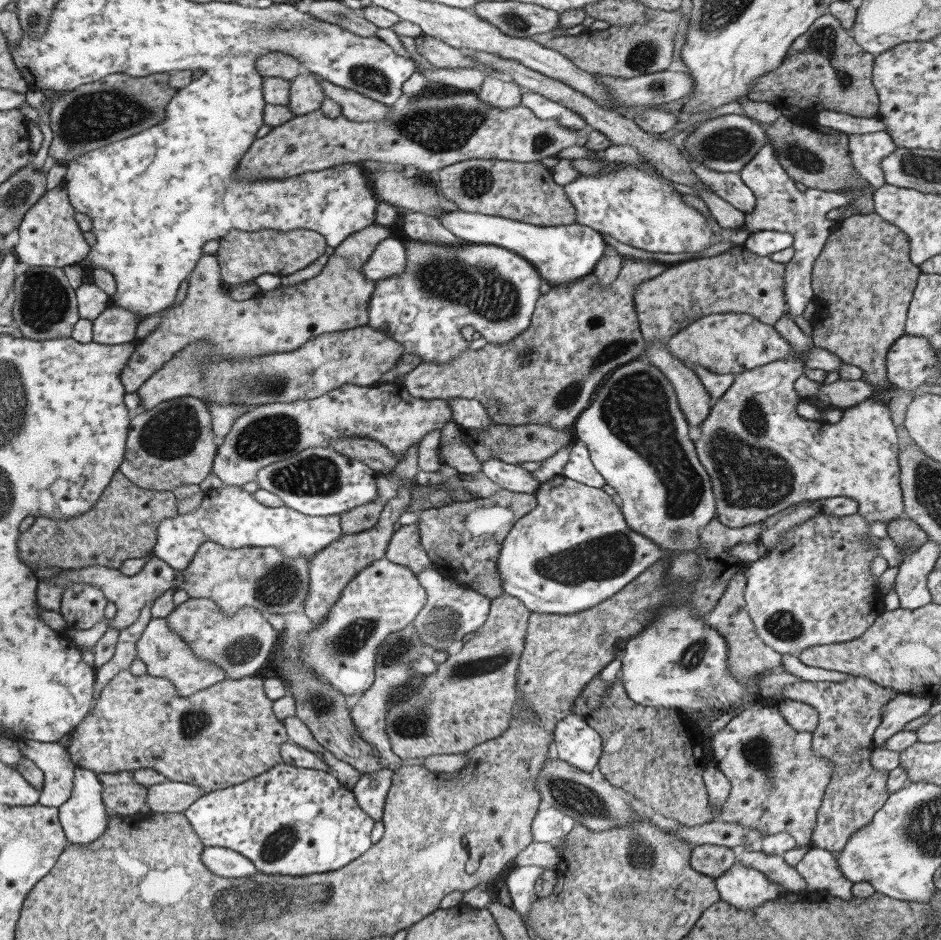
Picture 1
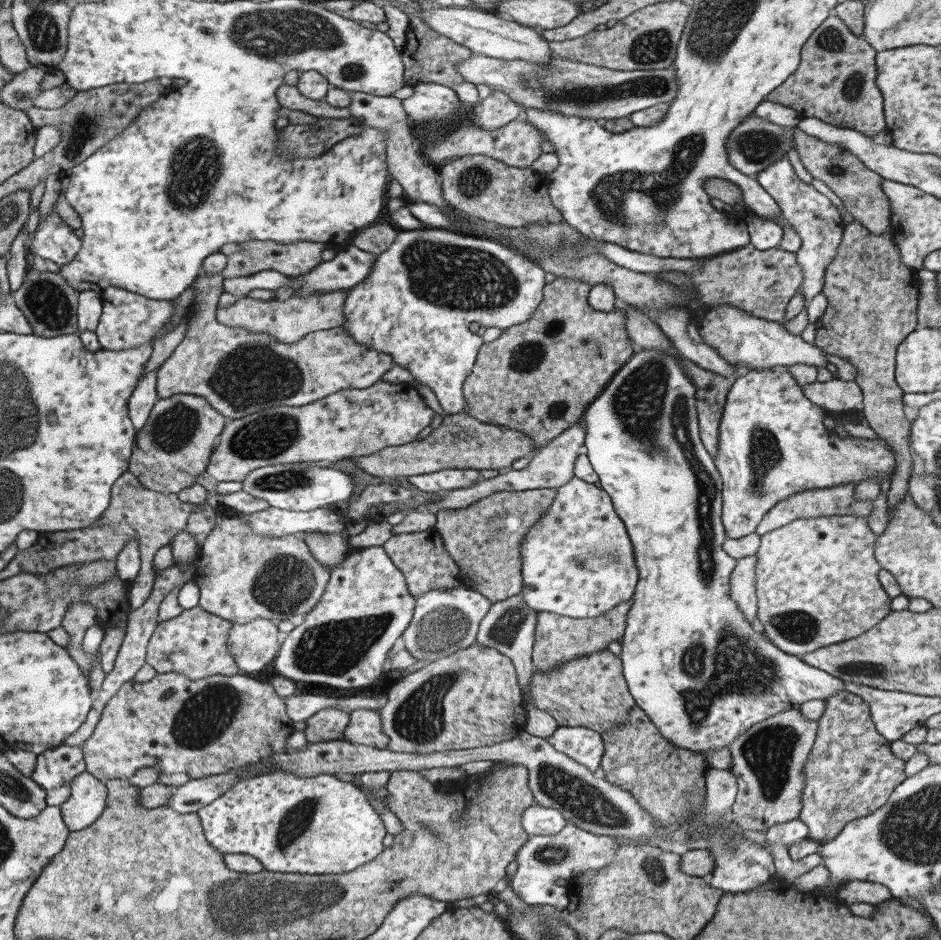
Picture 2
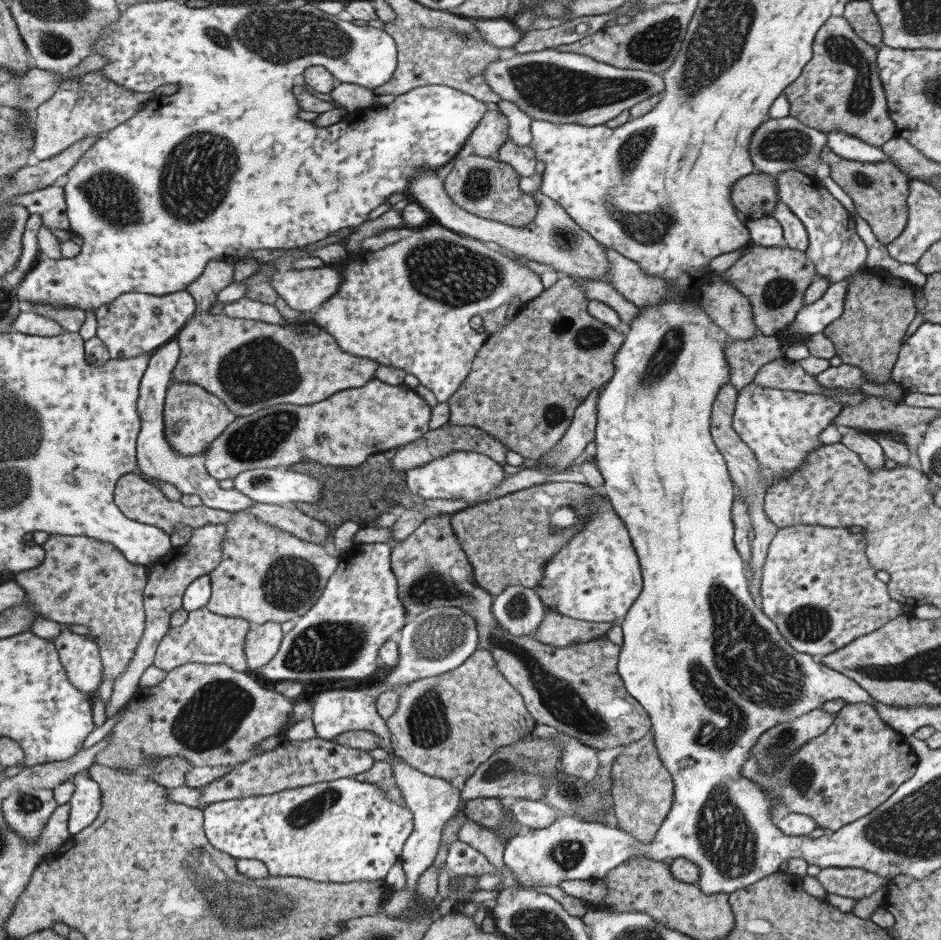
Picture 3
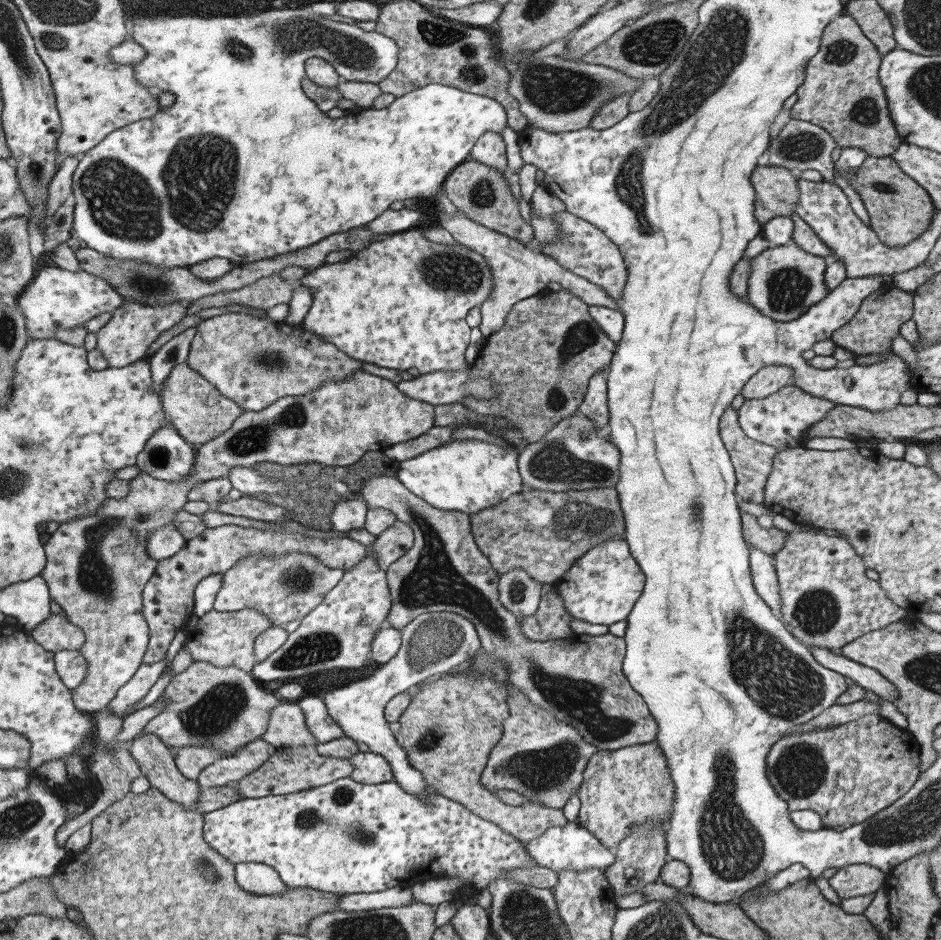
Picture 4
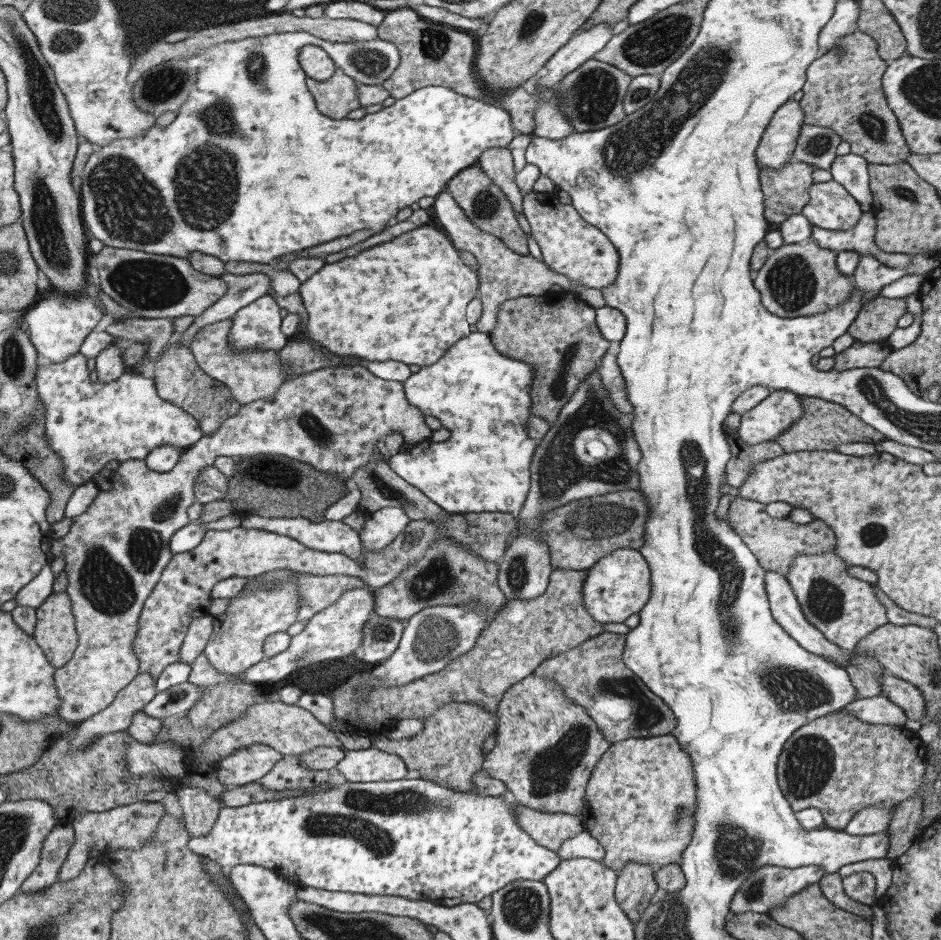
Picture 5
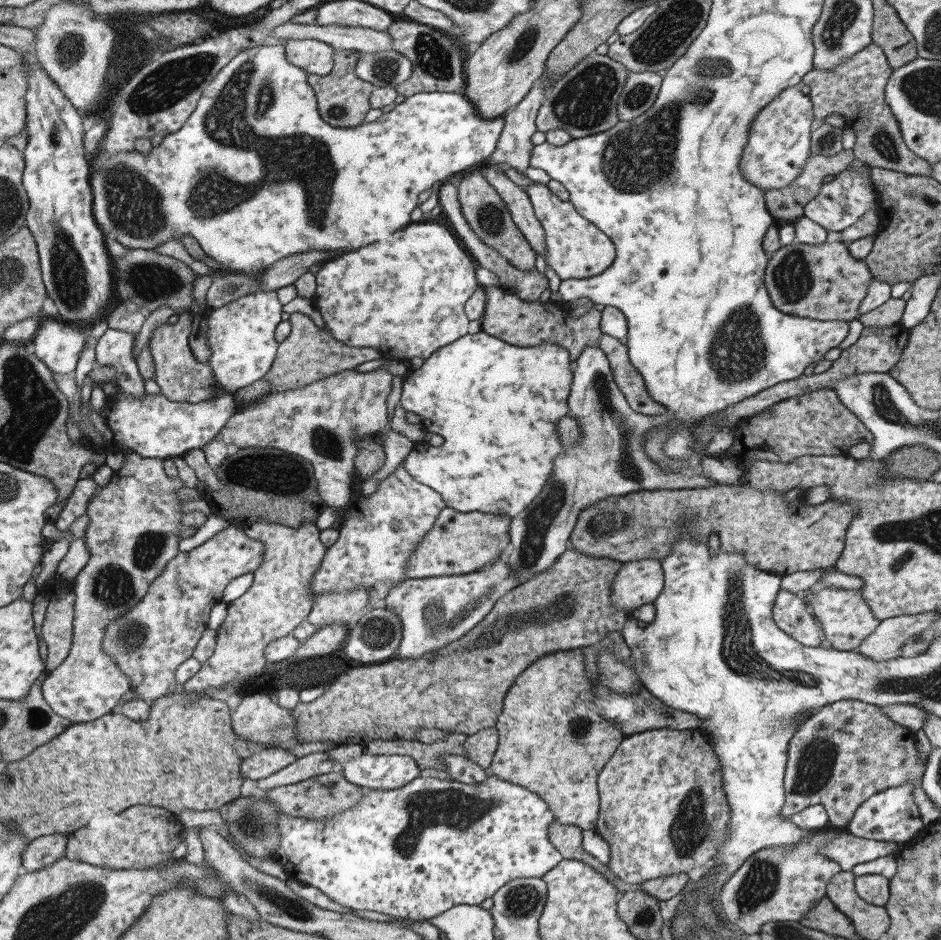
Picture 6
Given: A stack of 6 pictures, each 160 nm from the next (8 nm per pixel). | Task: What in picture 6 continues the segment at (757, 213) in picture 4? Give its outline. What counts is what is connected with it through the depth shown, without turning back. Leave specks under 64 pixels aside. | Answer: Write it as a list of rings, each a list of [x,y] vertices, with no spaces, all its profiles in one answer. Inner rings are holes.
[[[841,149],[831,156],[810,155],[806,166],[802,168],[799,176],[787,186],[772,188],[772,190],[763,190],[766,209],[773,214],[773,218],[795,220],[803,217],[802,208],[818,193],[823,182],[823,177],[829,176],[829,174],[837,175],[845,168],[848,168],[854,160],[855,158],[851,149]]]

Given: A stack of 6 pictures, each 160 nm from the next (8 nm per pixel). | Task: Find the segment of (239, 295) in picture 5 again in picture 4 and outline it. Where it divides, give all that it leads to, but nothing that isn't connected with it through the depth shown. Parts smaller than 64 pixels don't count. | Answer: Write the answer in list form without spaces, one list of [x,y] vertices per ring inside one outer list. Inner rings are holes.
[[[199,324],[186,328],[146,358],[151,371],[152,385],[158,395],[161,392],[162,382],[171,368],[180,362],[186,362],[196,327],[199,327]]]

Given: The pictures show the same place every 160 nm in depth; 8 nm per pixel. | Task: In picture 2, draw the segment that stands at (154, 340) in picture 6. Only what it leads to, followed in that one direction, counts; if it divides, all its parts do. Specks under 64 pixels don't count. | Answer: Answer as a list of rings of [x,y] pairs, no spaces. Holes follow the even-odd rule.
[[[174,394],[157,399],[143,428],[135,432],[127,472],[133,474],[146,489],[176,496],[206,471],[217,437],[227,421],[200,396]]]

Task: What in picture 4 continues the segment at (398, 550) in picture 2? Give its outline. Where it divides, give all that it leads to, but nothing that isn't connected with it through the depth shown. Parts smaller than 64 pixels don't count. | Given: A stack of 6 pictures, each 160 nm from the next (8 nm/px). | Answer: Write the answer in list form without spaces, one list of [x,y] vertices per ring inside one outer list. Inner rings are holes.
[[[371,474],[367,476],[367,480],[363,482],[363,488],[361,488],[361,496],[365,498],[367,508],[375,508],[375,510],[387,510],[396,516],[396,520],[407,523],[414,534],[414,543],[406,550],[402,555],[392,562],[386,571],[386,583],[390,594],[390,609],[386,616],[386,624],[396,628],[402,629],[406,624],[409,624],[416,616],[423,613],[438,613],[438,612],[450,612],[463,616],[466,618],[476,630],[477,636],[480,638],[480,648],[487,654],[487,656],[499,659],[504,662],[506,668],[506,674],[508,676],[509,685],[517,687],[527,698],[531,701],[533,706],[549,712],[549,714],[555,715],[557,720],[570,724],[577,732],[582,734],[583,740],[587,741],[587,744],[595,745],[597,750],[617,750],[618,748],[628,747],[634,744],[645,744],[649,741],[653,741],[657,734],[657,723],[655,719],[649,714],[647,710],[646,702],[632,689],[632,686],[628,683],[625,675],[622,673],[622,658],[625,652],[625,643],[623,637],[613,636],[613,634],[607,632],[602,635],[592,636],[587,634],[572,633],[567,638],[559,638],[557,640],[529,640],[523,636],[520,631],[521,626],[518,625],[514,614],[511,614],[498,599],[497,580],[498,576],[495,574],[495,570],[491,568],[491,564],[487,560],[486,556],[477,548],[475,544],[471,529],[470,518],[468,514],[459,513],[456,511],[443,511],[431,507],[427,502],[417,498],[408,492],[407,488],[403,488],[403,484],[399,484],[399,480],[395,480],[393,476],[383,476],[383,474]]]

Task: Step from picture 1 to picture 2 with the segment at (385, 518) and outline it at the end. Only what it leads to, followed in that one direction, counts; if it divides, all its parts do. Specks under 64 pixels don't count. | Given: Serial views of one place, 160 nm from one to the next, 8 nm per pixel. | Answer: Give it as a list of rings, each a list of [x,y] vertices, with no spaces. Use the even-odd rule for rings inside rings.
[[[310,532],[303,535],[302,539],[315,560],[318,560],[321,566],[329,568],[329,572],[335,566],[339,566],[349,553],[359,549],[349,546],[346,541],[347,536],[341,536],[340,533]]]

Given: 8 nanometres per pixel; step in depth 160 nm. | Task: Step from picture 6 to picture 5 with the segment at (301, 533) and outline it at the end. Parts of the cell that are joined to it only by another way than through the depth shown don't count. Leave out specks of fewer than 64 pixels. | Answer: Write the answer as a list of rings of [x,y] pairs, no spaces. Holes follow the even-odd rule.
[[[279,569],[265,572],[259,577],[252,580],[250,589],[241,591],[232,598],[231,607],[227,607],[221,614],[212,615],[212,631],[209,635],[203,654],[206,656],[207,662],[217,671],[223,675],[239,675],[246,668],[257,664],[261,659],[265,658],[262,651],[262,642],[271,634],[276,632],[286,631],[298,618],[298,608],[300,607],[300,596],[298,595],[298,586],[295,583],[283,580],[283,578],[294,574],[291,570]],[[273,578],[282,580],[280,585],[272,589],[266,589],[266,584],[270,584]]]

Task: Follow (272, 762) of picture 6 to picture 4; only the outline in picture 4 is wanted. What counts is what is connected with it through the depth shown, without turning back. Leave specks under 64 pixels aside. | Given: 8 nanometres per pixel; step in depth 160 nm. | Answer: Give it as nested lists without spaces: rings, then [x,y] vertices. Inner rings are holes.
[[[260,738],[246,742],[228,757],[221,757],[208,764],[195,780],[199,787],[221,787],[241,780],[259,768],[276,748]]]

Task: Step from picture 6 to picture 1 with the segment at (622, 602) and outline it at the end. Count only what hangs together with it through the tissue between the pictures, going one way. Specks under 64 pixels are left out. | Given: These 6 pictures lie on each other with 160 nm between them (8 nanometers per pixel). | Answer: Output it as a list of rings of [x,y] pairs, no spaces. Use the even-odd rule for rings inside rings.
[[[560,476],[547,482],[539,483],[534,496],[535,508],[533,508],[533,511],[529,511],[521,518],[518,518],[515,524],[512,525],[511,530],[507,533],[507,536],[504,536],[500,544],[499,556],[495,562],[495,570],[499,574],[499,580],[505,594],[519,599],[530,613],[541,612],[543,614],[574,615],[583,612],[611,598],[616,592],[619,592],[619,589],[629,584],[633,579],[637,579],[639,574],[644,572],[651,564],[663,558],[666,553],[666,550],[659,548],[655,542],[651,542],[648,538],[633,532],[623,520],[623,515],[621,514],[622,508],[616,503],[616,500],[611,499],[611,496],[607,496],[601,489]]]

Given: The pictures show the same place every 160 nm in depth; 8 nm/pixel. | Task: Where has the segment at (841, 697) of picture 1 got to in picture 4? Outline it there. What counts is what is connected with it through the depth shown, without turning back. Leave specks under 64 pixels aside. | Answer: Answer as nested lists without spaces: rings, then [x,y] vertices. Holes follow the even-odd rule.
[[[869,714],[858,718],[857,720],[847,721],[845,724],[840,724],[834,727],[827,727],[824,729],[811,729],[809,732],[798,735],[782,735],[782,737],[771,746],[766,756],[766,775],[770,780],[771,786],[775,789],[777,796],[782,798],[787,803],[789,811],[809,809],[814,810],[820,818],[820,823],[823,828],[830,828],[832,826],[847,827],[853,824],[859,824],[867,820],[870,816],[877,814],[880,810],[887,808],[893,804],[898,798],[901,798],[916,781],[920,774],[918,769],[918,756],[920,750],[916,740],[911,736],[907,730],[895,727],[883,717]]]

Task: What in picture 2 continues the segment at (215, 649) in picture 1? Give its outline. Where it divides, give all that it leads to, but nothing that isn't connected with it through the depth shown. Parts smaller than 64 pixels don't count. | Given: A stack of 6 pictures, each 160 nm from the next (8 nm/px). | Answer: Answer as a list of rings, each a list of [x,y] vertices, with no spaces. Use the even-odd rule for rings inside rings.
[[[265,618],[232,625],[226,645],[239,672],[264,670],[277,654],[277,632],[276,622]]]

